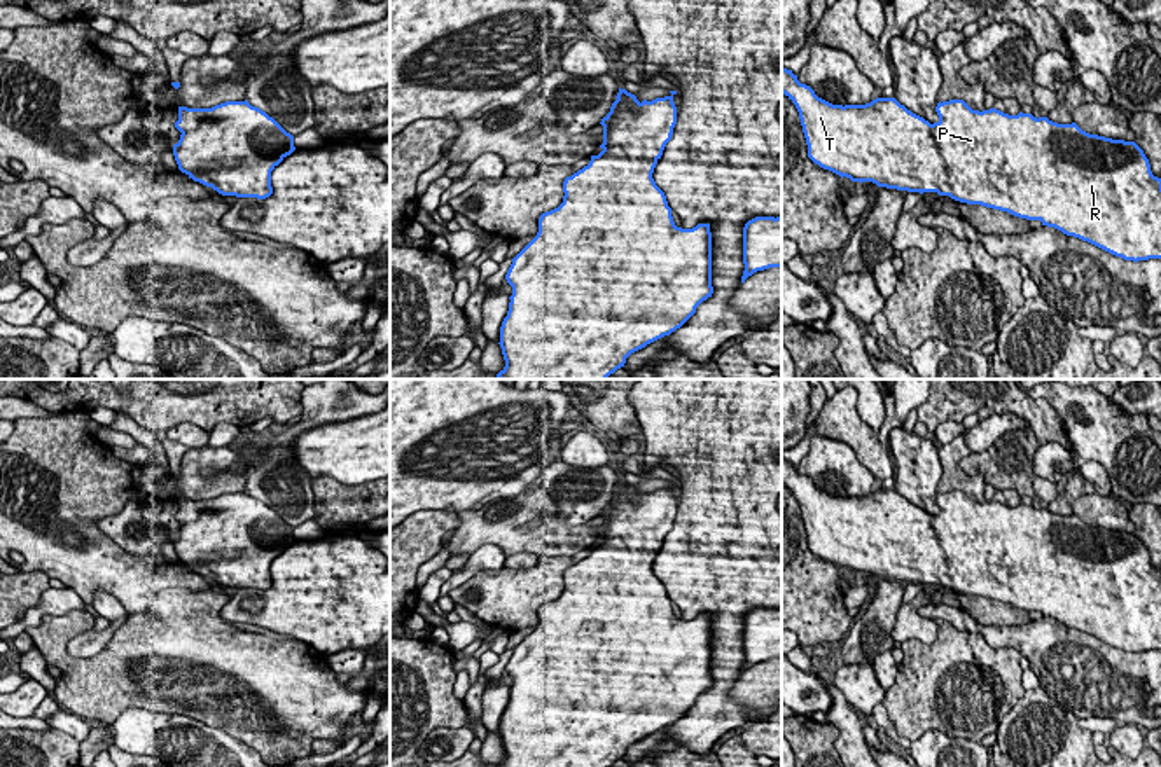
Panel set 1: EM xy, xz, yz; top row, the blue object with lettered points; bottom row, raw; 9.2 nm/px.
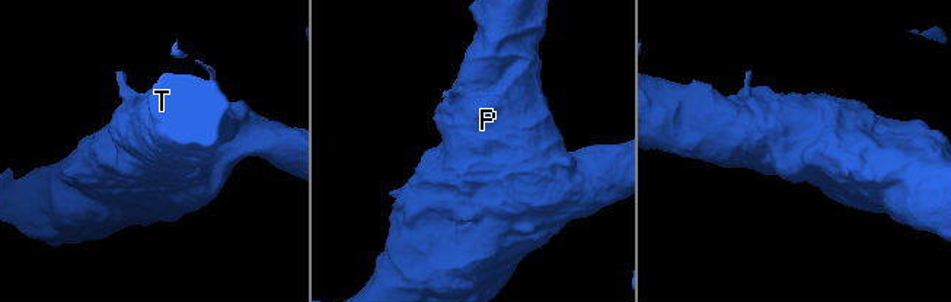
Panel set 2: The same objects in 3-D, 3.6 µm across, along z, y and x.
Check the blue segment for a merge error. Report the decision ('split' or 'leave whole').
leave whole

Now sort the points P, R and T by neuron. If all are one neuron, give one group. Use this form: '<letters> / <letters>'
P R T

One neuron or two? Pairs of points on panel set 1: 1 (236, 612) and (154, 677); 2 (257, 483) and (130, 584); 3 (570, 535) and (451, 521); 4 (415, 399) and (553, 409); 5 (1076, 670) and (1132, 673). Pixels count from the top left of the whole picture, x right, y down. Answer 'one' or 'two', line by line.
1: two
2: two
3: two
4: one
5: one

